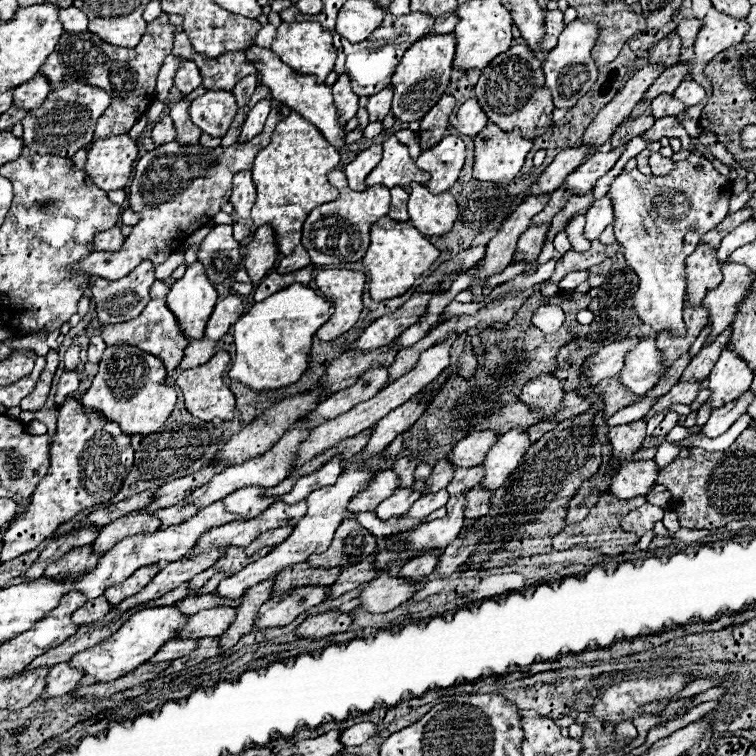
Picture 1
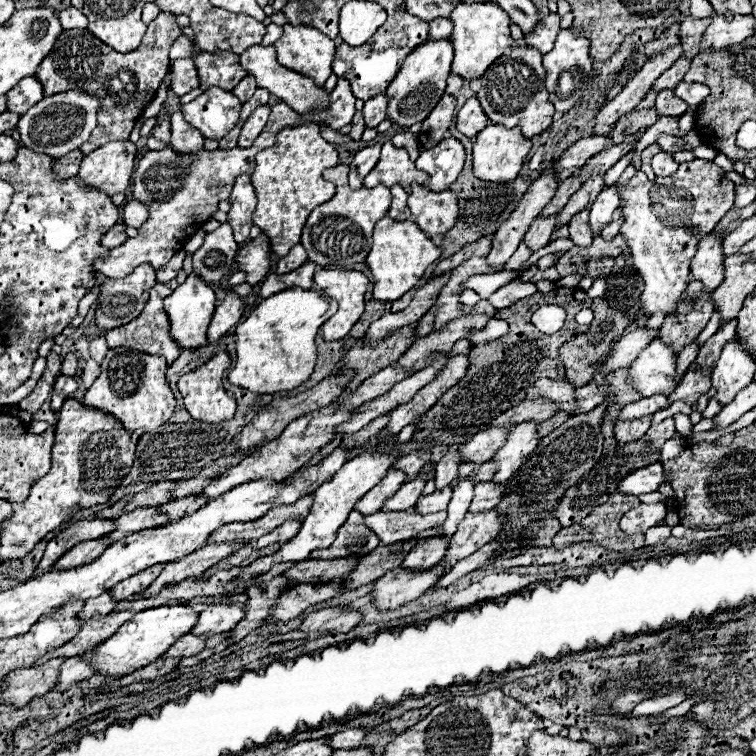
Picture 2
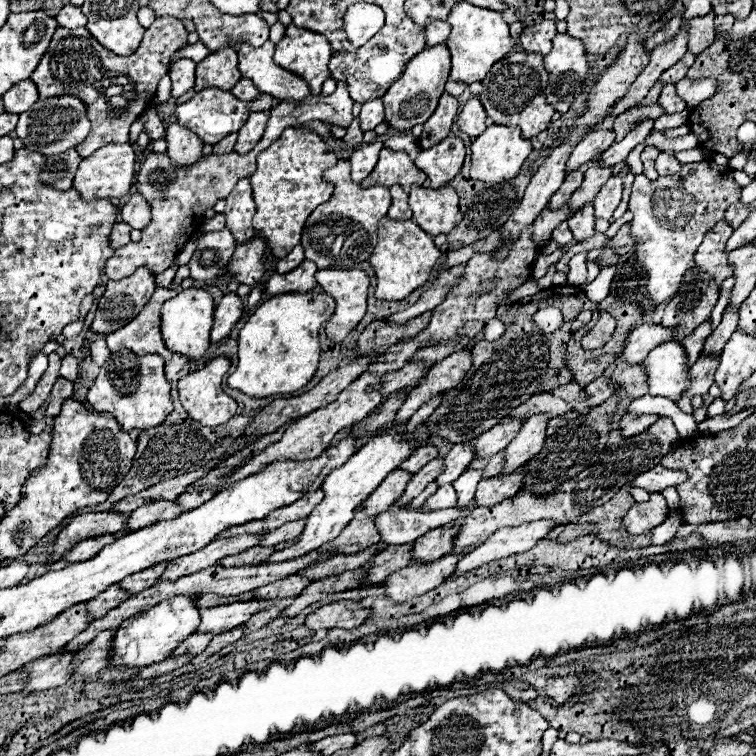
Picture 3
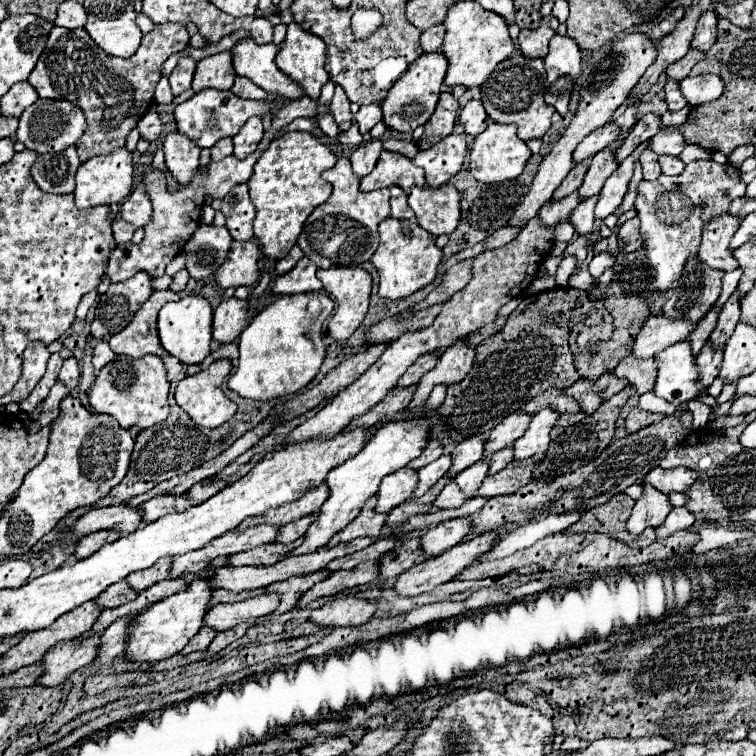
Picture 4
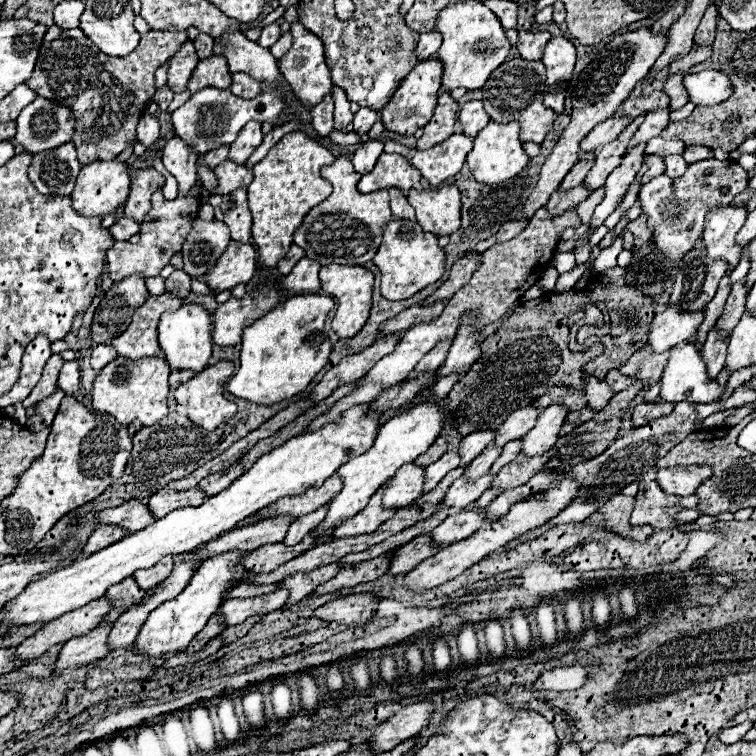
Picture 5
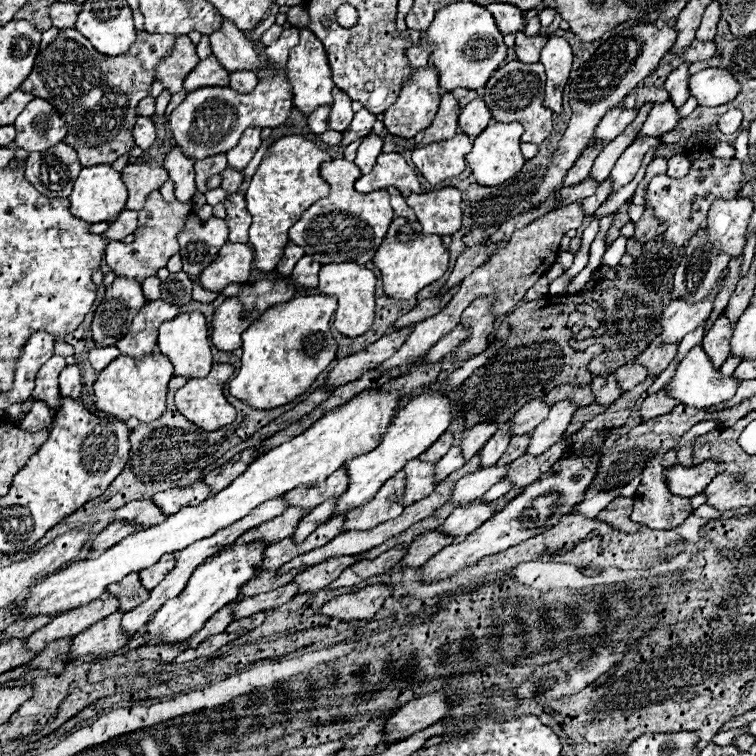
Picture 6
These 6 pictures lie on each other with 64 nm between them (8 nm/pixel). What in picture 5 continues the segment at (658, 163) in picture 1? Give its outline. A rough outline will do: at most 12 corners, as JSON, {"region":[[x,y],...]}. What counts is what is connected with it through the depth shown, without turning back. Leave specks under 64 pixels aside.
{"region":[[666,156],[666,172],[670,178],[682,176],[688,162],[682,156]]}

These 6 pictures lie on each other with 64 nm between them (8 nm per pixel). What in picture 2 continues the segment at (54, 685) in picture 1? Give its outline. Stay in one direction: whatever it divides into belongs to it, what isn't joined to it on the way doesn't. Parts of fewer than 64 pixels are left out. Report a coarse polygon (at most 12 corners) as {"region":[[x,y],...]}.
{"region":[[66,660],[58,670],[54,690],[64,692],[72,684],[94,676],[86,662]]}

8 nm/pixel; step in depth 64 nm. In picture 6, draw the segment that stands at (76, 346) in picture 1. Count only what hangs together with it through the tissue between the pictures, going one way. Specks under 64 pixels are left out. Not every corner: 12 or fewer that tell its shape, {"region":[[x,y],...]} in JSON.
{"region":[[78,364],[60,372],[60,394],[76,400],[82,390]]}

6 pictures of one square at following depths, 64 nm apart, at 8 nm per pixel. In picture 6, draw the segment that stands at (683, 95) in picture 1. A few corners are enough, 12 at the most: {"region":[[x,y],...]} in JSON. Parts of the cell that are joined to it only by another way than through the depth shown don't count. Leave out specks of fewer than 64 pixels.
{"region":[[720,68],[692,74],[688,86],[700,106],[738,96],[738,82]]}

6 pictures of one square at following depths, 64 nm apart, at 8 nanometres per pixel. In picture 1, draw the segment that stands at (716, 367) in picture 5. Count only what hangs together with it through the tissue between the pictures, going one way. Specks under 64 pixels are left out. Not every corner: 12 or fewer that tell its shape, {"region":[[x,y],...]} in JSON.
{"region":[[678,382],[642,420],[672,404],[692,404],[700,382]]}

